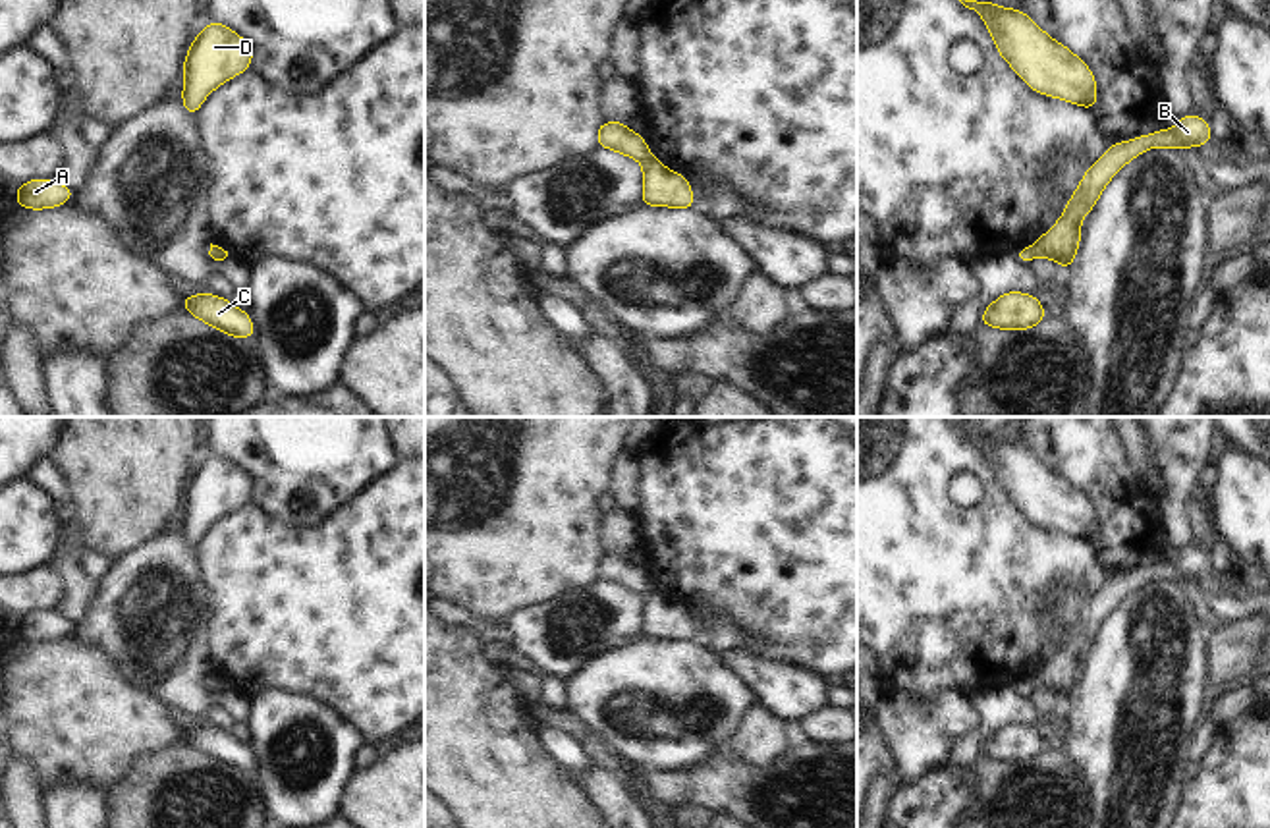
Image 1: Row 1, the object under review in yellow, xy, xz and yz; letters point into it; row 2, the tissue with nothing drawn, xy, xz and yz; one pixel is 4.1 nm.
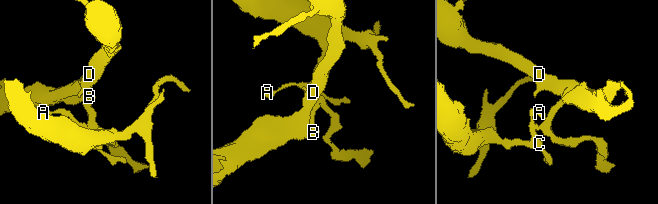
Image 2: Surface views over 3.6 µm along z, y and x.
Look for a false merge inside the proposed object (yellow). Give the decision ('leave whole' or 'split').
split

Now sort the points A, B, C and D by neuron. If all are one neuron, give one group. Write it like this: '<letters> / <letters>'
A C / B D

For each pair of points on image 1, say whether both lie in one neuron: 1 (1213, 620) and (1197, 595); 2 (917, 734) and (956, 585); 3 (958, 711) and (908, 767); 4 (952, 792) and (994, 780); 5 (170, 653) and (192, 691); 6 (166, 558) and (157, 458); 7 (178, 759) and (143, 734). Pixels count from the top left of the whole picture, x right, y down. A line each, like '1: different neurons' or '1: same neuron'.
1: same neuron
2: different neurons
3: same neuron
4: different neurons
5: same neuron
6: different neurons
7: different neurons

